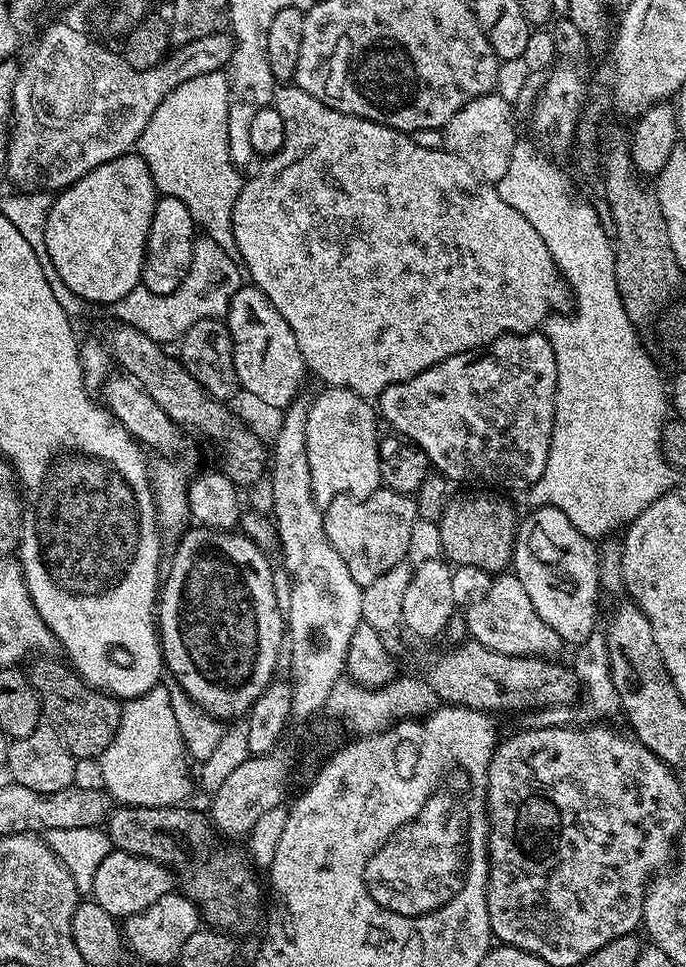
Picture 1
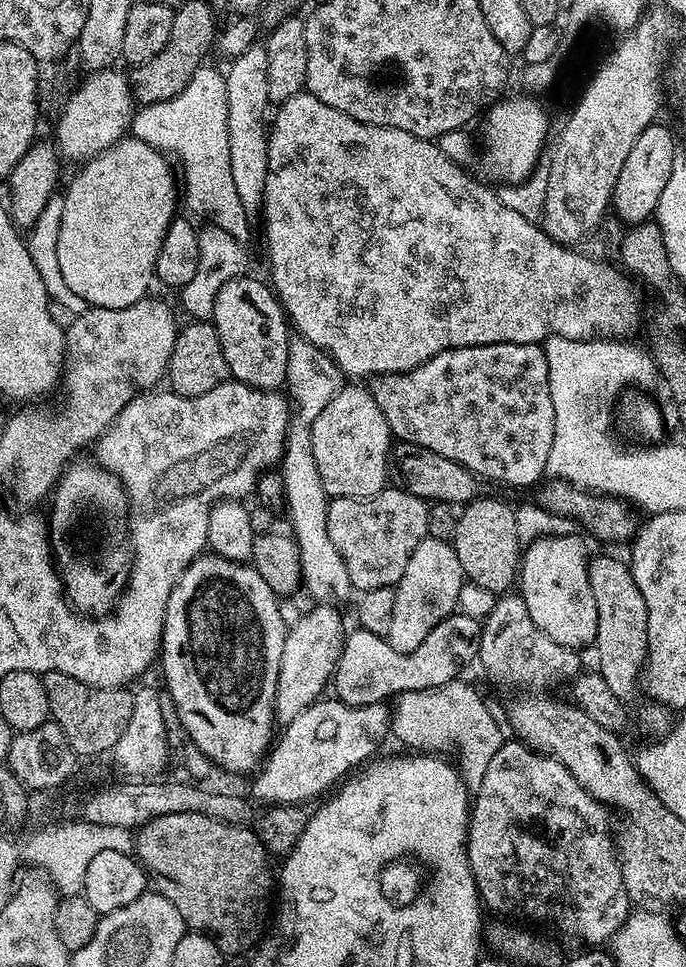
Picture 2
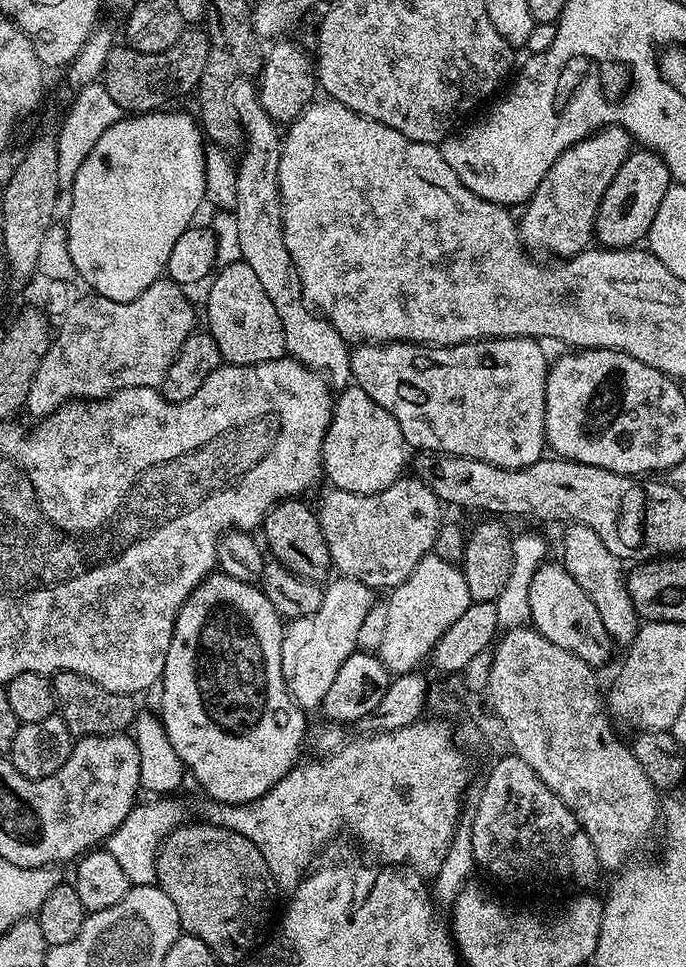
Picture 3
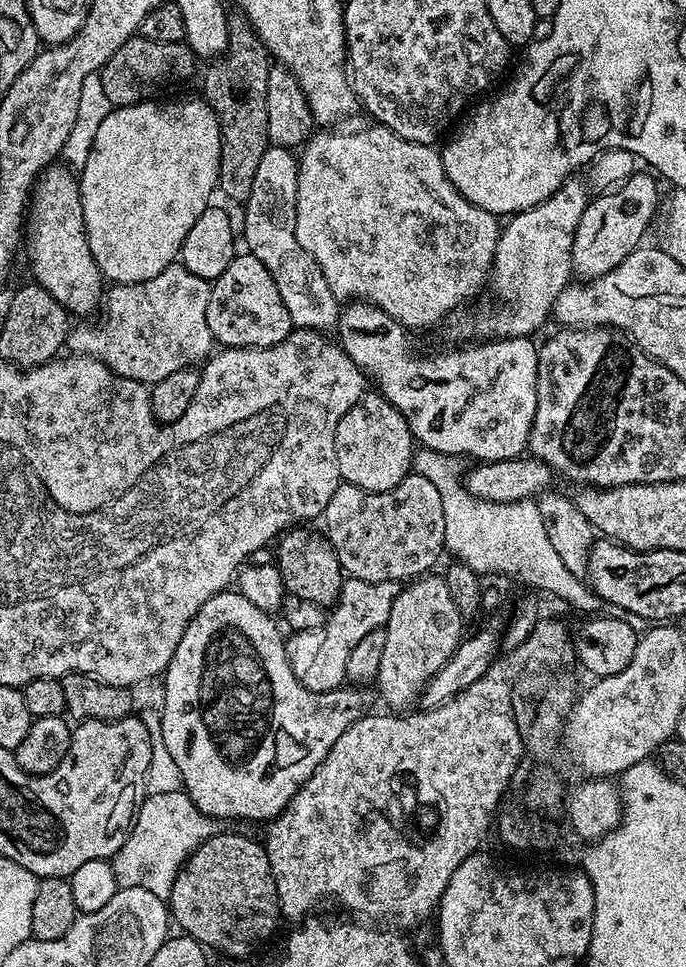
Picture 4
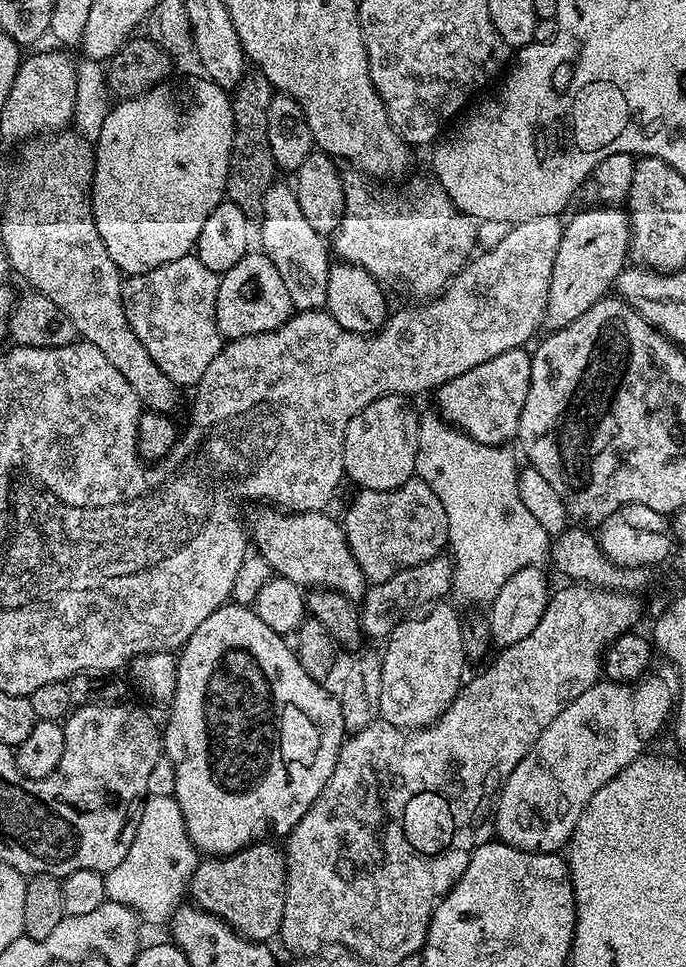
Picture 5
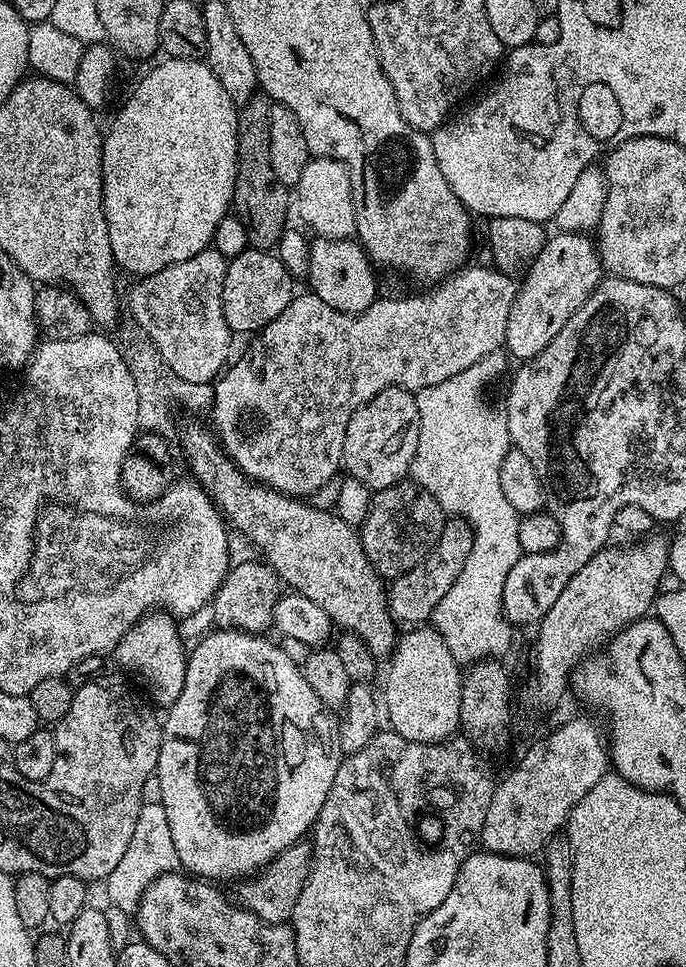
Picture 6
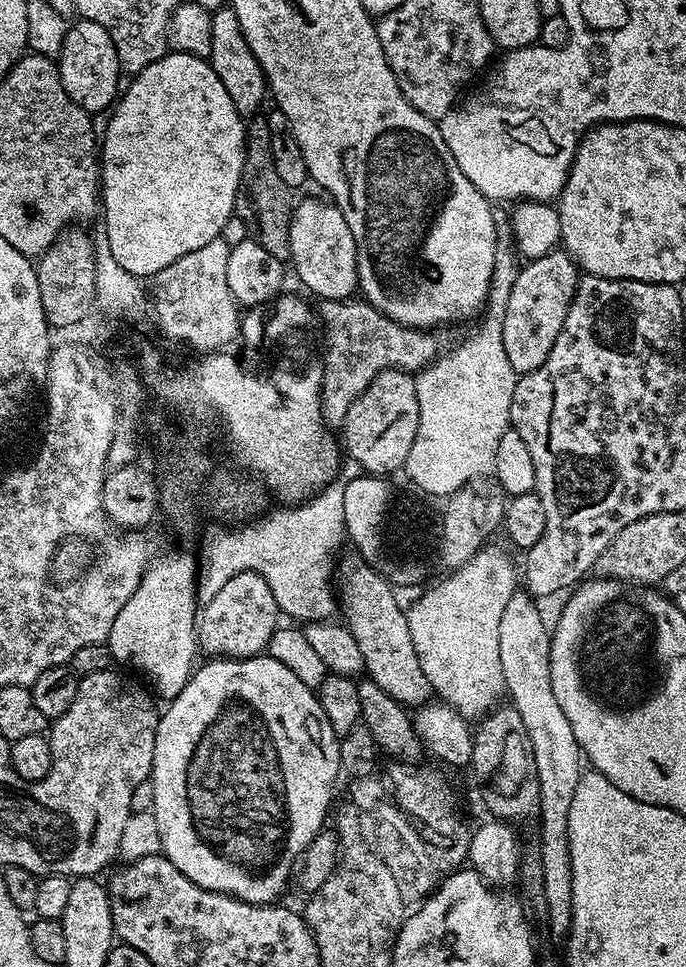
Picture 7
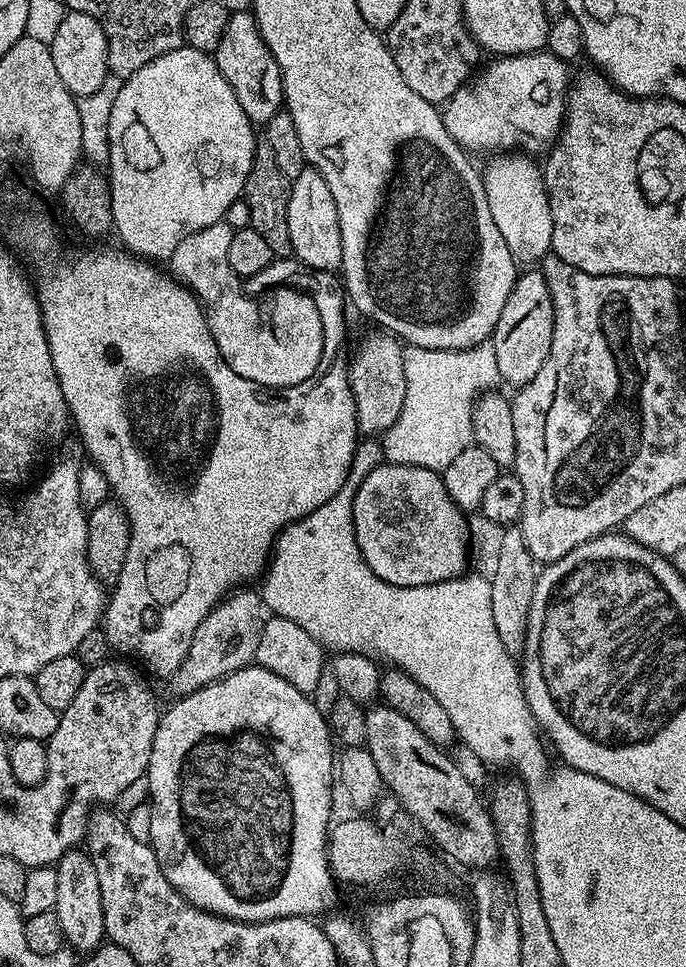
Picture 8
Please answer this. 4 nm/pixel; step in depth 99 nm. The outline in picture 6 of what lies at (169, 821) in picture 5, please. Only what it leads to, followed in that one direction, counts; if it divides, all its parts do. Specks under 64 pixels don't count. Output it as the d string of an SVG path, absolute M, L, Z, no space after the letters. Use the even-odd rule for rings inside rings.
M146 802L140 807L138 822L134 822L134 838L130 838L130 846L126 846L122 862L118 862L118 866L114 866L114 870L108 875L108 896L114 903L129 904L129 909L134 910L140 904L142 894L146 894L150 882L179 868L178 850L174 850L174 838L170 835L170 822L166 822L164 805Z

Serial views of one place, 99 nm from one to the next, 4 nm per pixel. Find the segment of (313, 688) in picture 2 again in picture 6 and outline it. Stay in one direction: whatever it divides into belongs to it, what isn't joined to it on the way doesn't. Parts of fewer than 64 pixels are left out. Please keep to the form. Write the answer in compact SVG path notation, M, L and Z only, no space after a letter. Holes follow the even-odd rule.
M445 519L442 538L438 538L432 553L421 564L406 570L406 574L391 581L387 593L392 619L404 626L420 626L431 621L438 602L442 602L442 598L446 598L450 591L450 586L458 582L458 574L462 574L462 566L466 566L466 558L470 558L470 550L474 550L475 537L472 525L464 520Z

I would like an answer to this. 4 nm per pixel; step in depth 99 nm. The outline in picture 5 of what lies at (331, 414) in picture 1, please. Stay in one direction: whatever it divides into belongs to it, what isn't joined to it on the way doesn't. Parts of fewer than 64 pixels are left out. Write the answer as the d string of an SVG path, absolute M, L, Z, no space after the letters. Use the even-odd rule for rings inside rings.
M402 395L383 396L370 402L370 406L350 418L344 439L344 475L349 481L352 479L357 484L357 489L394 490L402 486L402 482L413 479L416 471L415 456L418 450L420 416L412 409L412 403L409 397Z

